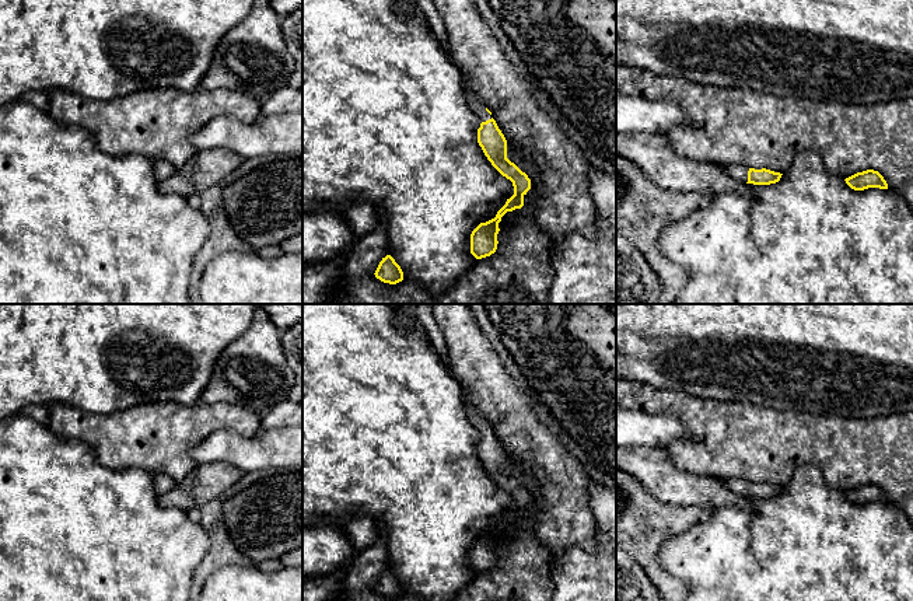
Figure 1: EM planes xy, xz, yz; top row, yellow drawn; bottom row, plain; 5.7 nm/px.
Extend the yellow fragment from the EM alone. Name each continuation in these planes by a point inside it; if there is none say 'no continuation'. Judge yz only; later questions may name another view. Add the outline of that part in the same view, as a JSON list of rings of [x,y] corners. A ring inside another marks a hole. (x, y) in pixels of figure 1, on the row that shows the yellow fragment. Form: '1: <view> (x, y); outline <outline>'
1: yz (740, 173); outline [[[727,164],[727,165],[720,165],[723,167],[732,178],[741,182],[748,182],[748,167],[738,165],[738,164]]]

